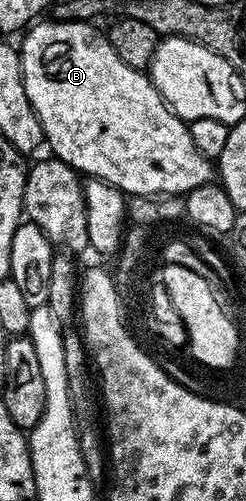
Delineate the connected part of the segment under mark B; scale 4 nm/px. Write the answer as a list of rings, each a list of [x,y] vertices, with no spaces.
[[[40,20],[23,35],[24,43],[19,43],[26,96],[30,96],[30,104],[44,129],[47,149],[81,175],[109,182],[128,196],[186,196],[194,188],[213,181],[213,163],[194,148],[188,123],[168,107],[145,71],[122,64],[107,37],[94,27],[92,22]]]

